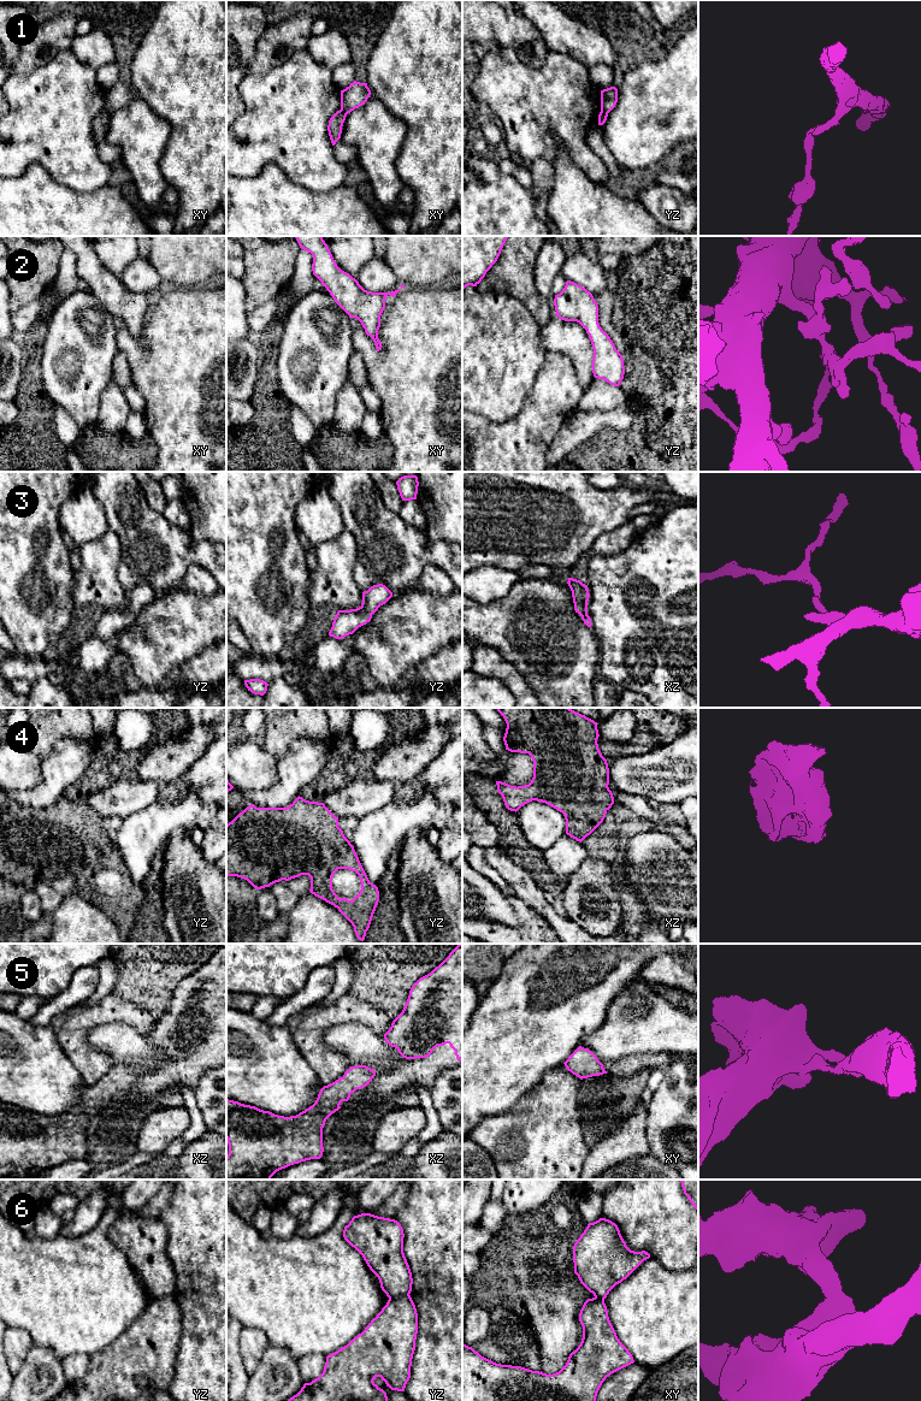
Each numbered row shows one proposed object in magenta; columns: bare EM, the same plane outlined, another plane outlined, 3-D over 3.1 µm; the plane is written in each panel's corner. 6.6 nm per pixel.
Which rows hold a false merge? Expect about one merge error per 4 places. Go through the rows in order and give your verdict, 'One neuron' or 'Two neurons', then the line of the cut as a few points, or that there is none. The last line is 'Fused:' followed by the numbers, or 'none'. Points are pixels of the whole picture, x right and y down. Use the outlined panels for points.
1: Two neurons. Split along xy (340, 110), (347, 113)
2: One neuron. No split
3: One neuron. No split
4: One neuron. No split
5: One neuron. No split
6: Two neurons. Split along yz (408, 1294), (389, 1299)
Fused: 1, 6

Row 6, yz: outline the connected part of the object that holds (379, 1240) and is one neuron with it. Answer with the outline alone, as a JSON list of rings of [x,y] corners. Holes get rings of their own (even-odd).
[[[361,1213],[344,1226],[343,1237],[362,1255],[389,1299],[411,1294],[413,1278],[403,1253],[403,1229],[397,1220]]]

